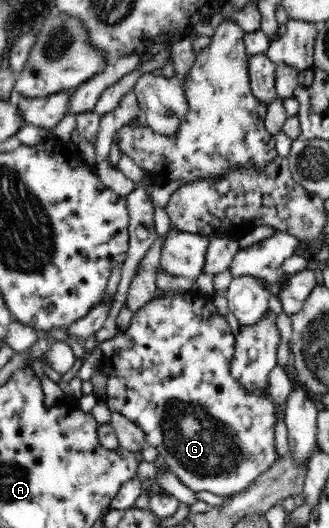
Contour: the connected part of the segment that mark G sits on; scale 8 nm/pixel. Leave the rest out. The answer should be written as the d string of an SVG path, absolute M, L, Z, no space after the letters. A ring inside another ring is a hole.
M189 290L184 294L169 294L153 298L146 303L139 311L136 311L130 320L126 331L116 331L116 334L109 340L100 344L102 349L101 365L107 369L108 382L106 395L103 400L109 406L112 413L120 413L130 422L135 423L146 435L146 443L153 445L158 454L163 457L166 466L183 483L194 492L209 491L215 495L223 495L230 498L245 491L247 487L264 474L279 459L275 448L275 424L277 421L277 406L272 395L265 389L247 391L233 376L229 374L230 365L234 358L236 337L226 316L221 314L213 304L215 294L202 294L198 290Z

